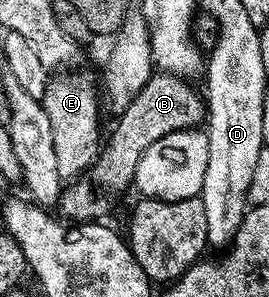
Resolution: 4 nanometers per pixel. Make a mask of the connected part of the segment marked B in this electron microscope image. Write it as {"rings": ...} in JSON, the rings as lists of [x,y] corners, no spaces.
{"rings":[[[163,72],[155,73],[147,81],[134,100],[119,113],[112,136],[103,143],[91,169],[61,191],[58,210],[63,219],[70,222],[105,219],[118,196],[135,183],[138,162],[151,144],[170,132],[197,129],[205,121],[203,97],[191,86],[189,81]]]}

